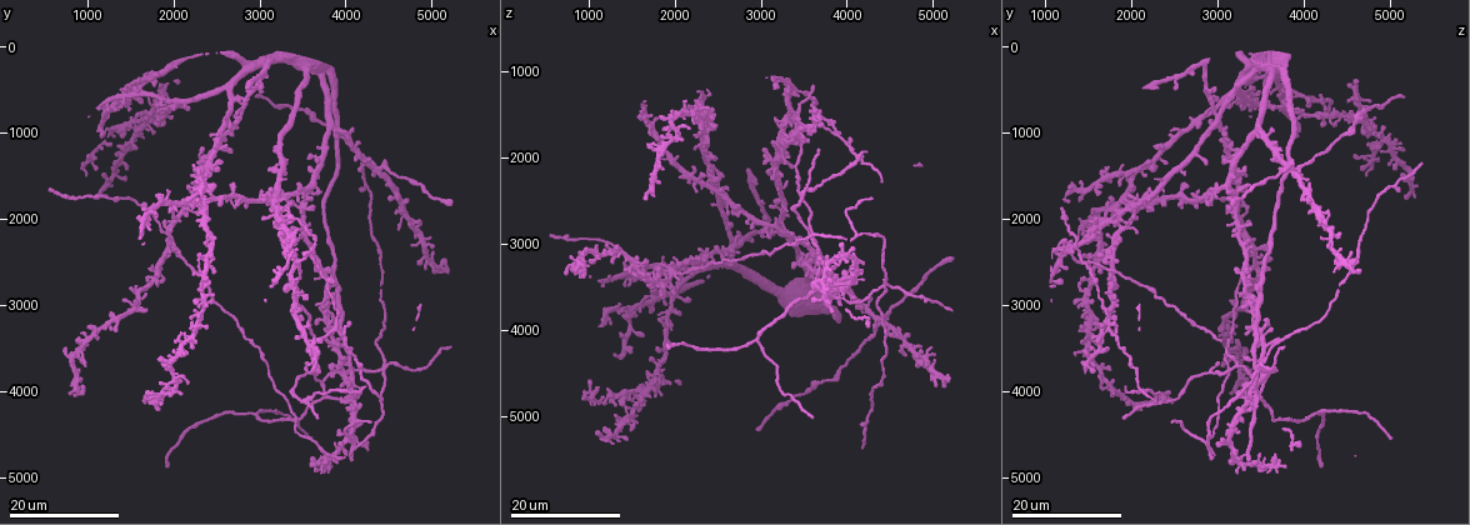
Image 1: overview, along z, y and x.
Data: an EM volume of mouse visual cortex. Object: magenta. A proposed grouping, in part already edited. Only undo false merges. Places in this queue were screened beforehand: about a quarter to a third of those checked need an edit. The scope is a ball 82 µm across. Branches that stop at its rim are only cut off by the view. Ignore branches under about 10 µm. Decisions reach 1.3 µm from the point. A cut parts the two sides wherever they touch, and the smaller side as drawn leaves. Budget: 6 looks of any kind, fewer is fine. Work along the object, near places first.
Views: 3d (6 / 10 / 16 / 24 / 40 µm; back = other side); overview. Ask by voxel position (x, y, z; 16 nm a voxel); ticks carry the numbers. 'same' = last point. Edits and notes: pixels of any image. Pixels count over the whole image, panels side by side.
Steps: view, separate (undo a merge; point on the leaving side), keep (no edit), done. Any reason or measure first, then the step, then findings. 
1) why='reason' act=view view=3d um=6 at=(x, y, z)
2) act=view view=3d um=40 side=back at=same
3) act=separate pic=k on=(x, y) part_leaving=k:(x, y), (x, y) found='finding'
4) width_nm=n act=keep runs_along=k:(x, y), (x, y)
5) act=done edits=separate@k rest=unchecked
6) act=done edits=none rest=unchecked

why='three-way junction' act=view view=3d um=24 at=(1950, 2200, 3300)

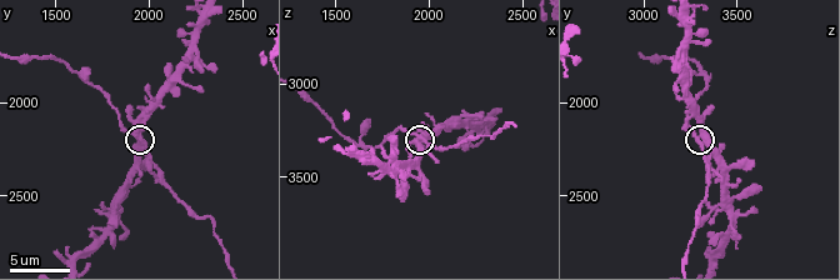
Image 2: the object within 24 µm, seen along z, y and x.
act=view view=3d um=6 at=(1940, 2200, 3280)

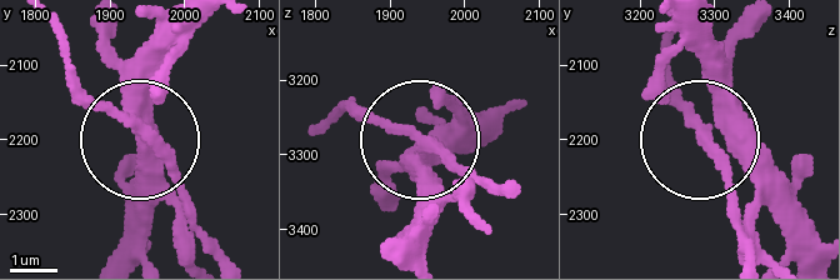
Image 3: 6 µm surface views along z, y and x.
side_arm_um=30 act=keep found='one neuron here'

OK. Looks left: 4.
why='three arms meet' act=view view=3d um=24 at=(3650, 3700, 3300)

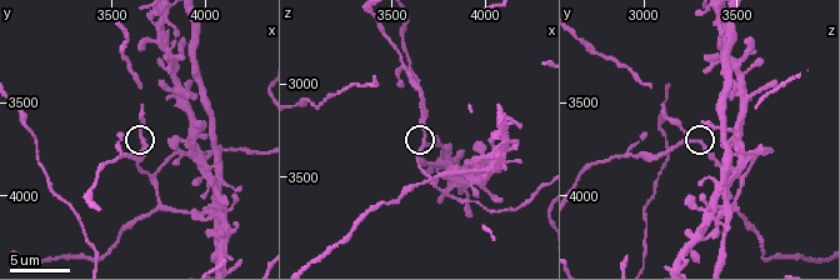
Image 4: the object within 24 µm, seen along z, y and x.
act=view view=3d um=6 at=(3680, 3700, 3280)

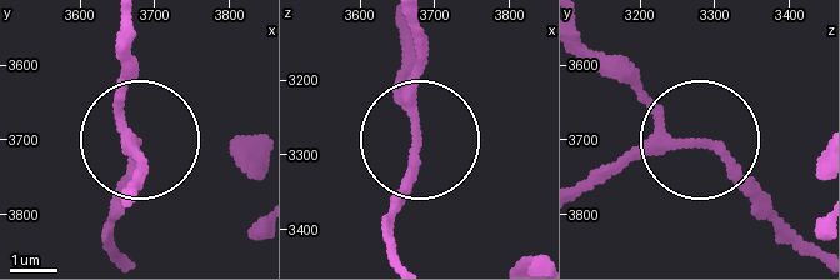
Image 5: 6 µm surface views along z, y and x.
act=keep runs_along=5:(398, 254), (394, 206), (418, 135), (418, 20) found='all the same neuron'

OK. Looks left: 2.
why='three-way junction' act=view view=3d um=10 at=(3600, 3800, 2940)

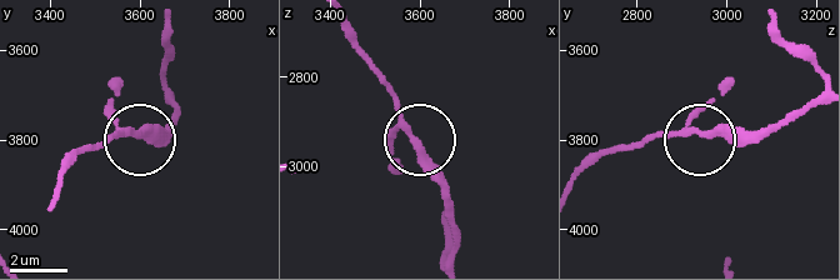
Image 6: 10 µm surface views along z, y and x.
act=keep runs_along=6:(814, 100), (749, 133), (655, 133), (636, 140) found='continuous, no second neuron'

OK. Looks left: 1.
act=done edits=none rest=unchecked

